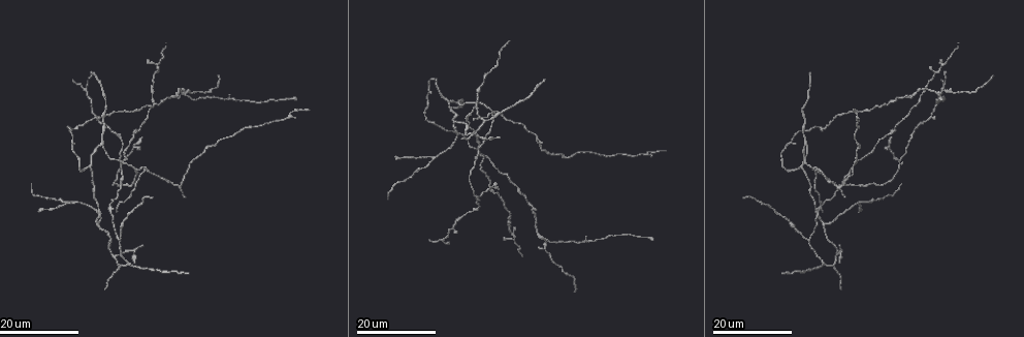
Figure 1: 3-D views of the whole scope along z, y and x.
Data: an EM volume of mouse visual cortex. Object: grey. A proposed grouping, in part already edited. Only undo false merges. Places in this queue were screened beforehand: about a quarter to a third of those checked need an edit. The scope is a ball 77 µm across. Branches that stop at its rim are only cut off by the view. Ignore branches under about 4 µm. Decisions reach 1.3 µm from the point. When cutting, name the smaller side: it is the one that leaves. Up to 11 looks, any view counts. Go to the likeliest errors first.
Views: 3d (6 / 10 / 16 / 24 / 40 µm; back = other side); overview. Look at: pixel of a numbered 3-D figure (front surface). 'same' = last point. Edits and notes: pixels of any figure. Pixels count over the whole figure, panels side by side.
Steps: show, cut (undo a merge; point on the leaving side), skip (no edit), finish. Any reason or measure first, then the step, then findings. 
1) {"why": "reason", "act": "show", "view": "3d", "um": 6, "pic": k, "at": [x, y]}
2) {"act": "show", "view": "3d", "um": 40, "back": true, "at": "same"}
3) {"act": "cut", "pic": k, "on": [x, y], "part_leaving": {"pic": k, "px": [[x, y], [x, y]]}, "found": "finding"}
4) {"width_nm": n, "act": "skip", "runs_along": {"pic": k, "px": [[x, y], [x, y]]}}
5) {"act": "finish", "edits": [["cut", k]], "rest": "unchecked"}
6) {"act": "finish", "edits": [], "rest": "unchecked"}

{"why": "four or more arms meet", "act": "show", "view": "3d", "um": 16, "pic": 1, "at": [900, 162]}

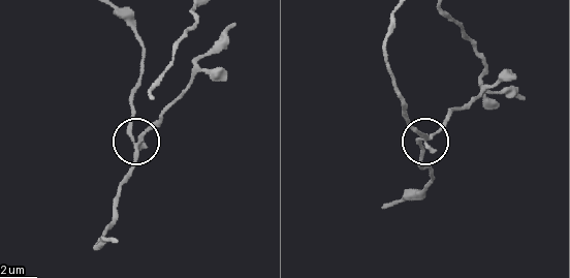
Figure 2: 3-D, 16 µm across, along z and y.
{"why": "zoom in", "act": "show", "view": "3d", "um": 6, "pic": 2, "at": [138, 139]}

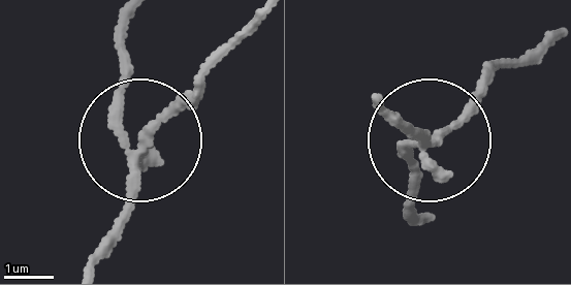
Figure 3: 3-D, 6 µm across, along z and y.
{"act": "show", "view": "3d", "um": 6, "back": true, "pic": 3, "at": [140, 136]}

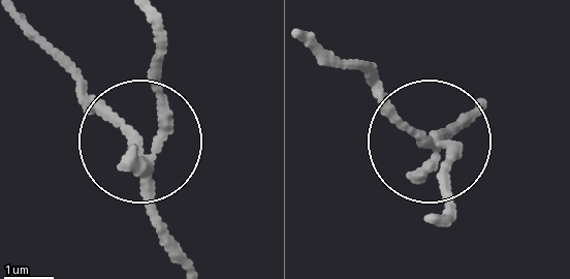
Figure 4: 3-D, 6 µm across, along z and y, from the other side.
{"side_arm_um": 10, "act": "cut", "pic": 4, "on": [104, 107], "part_leaving": {"pic": 4, "px": [[434, 142], [372, 80], [310, 42]]}, "found": "a second neuron is stuck on"}

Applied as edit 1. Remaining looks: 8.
{"act": "show", "view": "3d", "um": 16, "pic": 1, "at": [101, 145]}

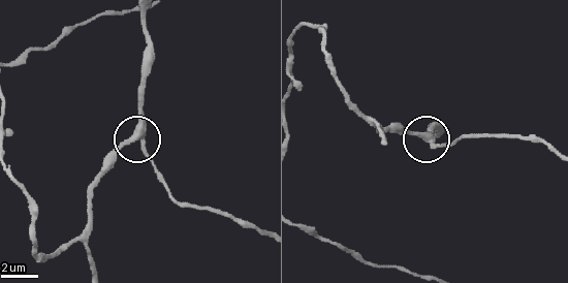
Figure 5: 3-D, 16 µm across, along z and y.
{"act": "show", "view": "3d", "um": 10, "pic": 5, "at": [141, 138]}

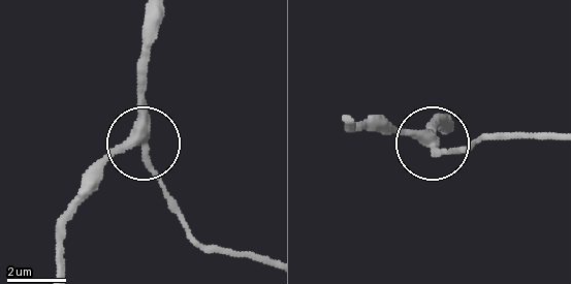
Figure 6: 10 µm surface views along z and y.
{"side_arm_um": 21, "act": "skip", "runs_along": {"pic": 6, "px": [[60, 269], [65, 210], [144, 135], [144, 50]]}, "found": "one neuron here"}

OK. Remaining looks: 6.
{"why": "thin arm on a thick one", "act": "show", "view": "3d", "um": 24, "pic": 1, "at": [185, 95]}

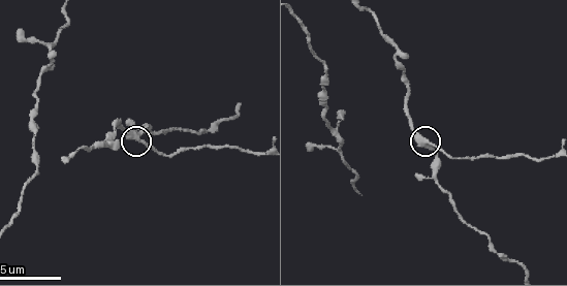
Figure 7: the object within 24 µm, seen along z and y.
{"act": "show", "view": "3d", "um": 10, "pic": 7, "at": [136, 138]}

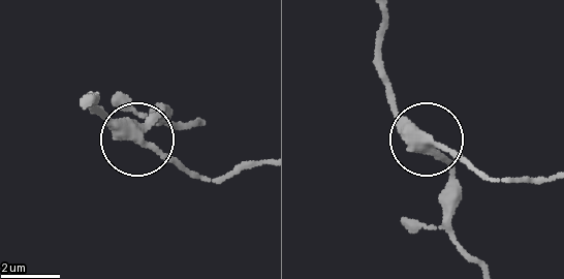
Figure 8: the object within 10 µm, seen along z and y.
{"act": "skip", "runs_along": {"pic": 8, "px": [[385, 14], [378, 67], [387, 96], [444, 163], [457, 190]]}, "found": "all the same neuron"}

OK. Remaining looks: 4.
{"why": "thin arm on a thick one", "act": "show", "view": "3d", "um": 24, "pic": 1, "at": [818, 168]}

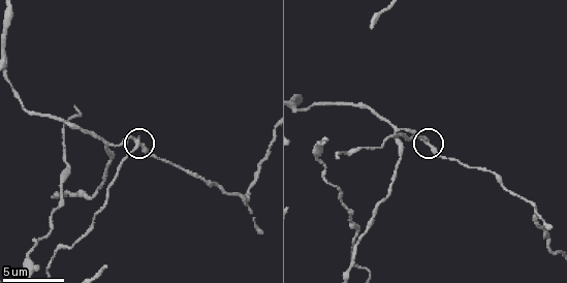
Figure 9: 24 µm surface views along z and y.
{"act": "show", "view": "3d", "um": 10, "pic": 9, "at": [140, 142]}

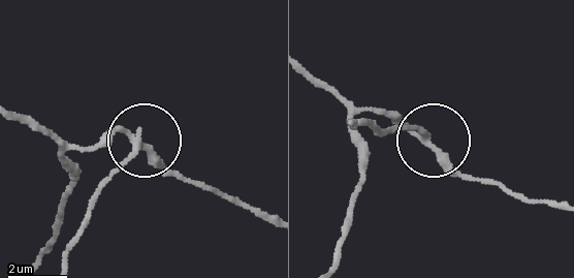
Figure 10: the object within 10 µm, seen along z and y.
{"width_nm": 200, "act": "cut", "pic": 10, "on": [110, 179], "part_leaving": {"pic": 10, "px": [[135, 146], [95, 203], [68, 261]]}, "found": "two neurons meet here"}

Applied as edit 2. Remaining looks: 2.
{"act": "finish", "edits": [["cut", 4], ["cut", 10]], "rest": "unchecked"}

